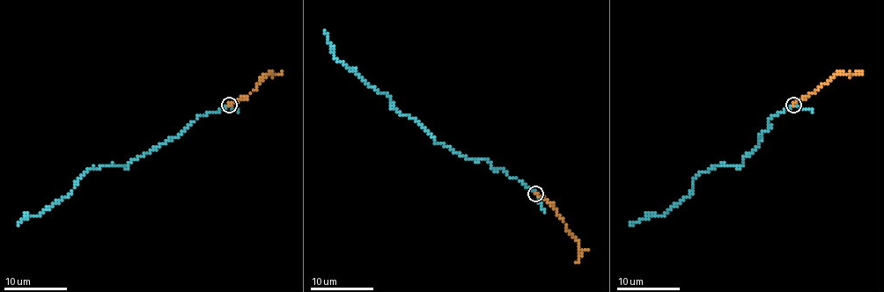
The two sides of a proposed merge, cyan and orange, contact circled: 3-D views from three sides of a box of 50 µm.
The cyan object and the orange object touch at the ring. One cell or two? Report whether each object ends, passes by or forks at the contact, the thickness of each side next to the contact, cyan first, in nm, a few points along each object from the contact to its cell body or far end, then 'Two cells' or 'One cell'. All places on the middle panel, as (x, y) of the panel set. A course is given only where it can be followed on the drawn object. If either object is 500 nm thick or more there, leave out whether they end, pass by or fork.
At the ring cyan passes by. At the ring orange ends. Thickness 150 nm (cyan) against 140 nm. Course of cyan: (535, 194), (485, 159), (437, 143), (394, 109), (386, 93), (339, 62), (325, 31). Course of orange: (535, 194), (553, 207), (569, 233), (578, 239), (579, 257), (575, 263). One cell

